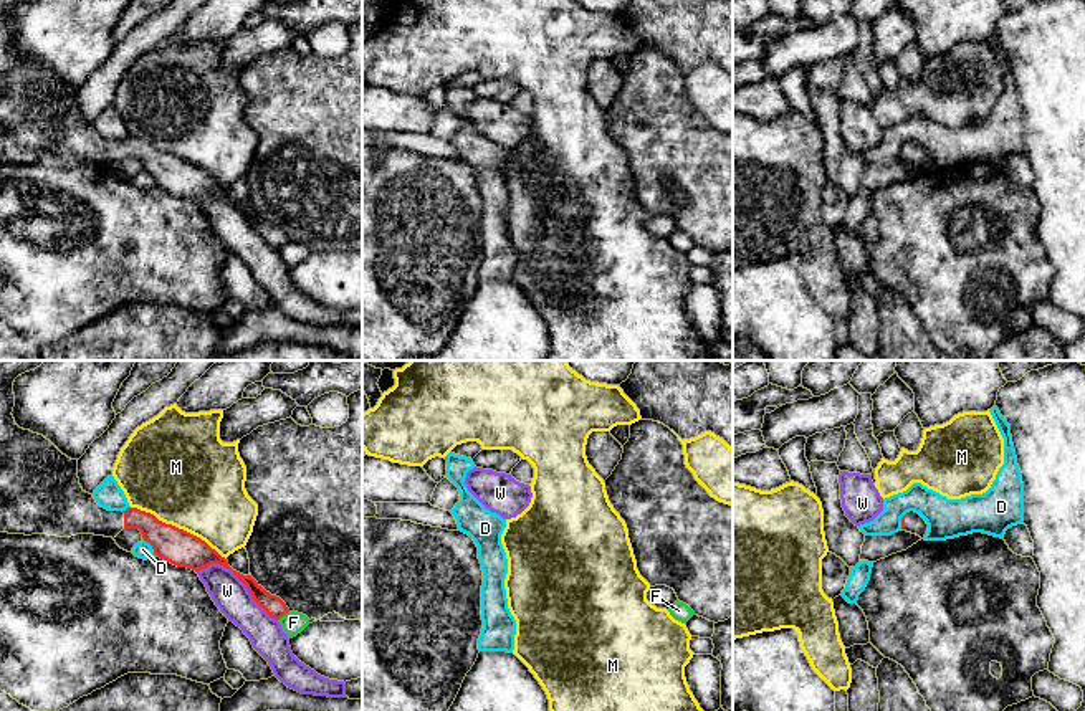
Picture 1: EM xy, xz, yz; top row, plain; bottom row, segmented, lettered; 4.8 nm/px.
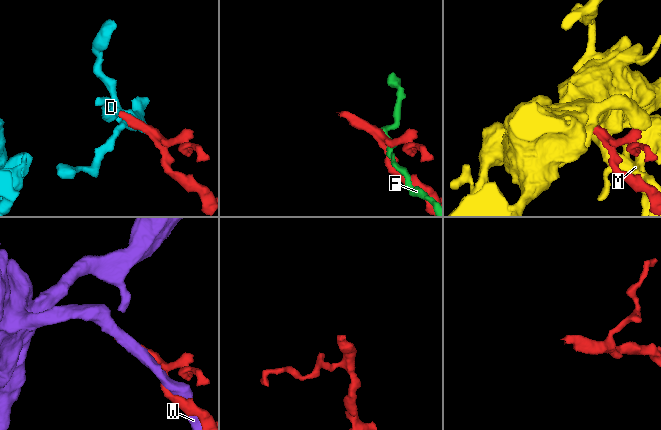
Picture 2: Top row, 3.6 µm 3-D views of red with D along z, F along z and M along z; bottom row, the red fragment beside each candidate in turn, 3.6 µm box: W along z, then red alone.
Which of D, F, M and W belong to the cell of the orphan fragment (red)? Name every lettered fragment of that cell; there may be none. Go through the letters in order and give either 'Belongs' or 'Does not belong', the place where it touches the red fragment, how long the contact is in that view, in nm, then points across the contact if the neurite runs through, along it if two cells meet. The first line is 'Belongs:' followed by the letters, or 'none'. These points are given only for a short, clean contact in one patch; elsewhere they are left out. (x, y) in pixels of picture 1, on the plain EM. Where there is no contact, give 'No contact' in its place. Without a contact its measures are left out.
Belongs: none
D: Does not belong. Touches red at xy (151, 174). Shared border 110 nm. Boundary: xy (143, 167), (156, 184)
F: Does not belong. Touches red at xy (283, 243). Shared border 80 nm
M: Does not belong. Touches red at xy (177, 157). Shared border 550 nm
W: Does not belong. Touches red at xy (240, 209). Shared border 460 nm

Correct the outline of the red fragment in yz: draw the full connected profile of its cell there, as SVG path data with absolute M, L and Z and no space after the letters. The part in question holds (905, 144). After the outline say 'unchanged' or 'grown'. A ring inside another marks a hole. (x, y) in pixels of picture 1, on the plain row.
M910 141L901 147L901 159L923 169L928 160L928 154L918 142Z | grown

